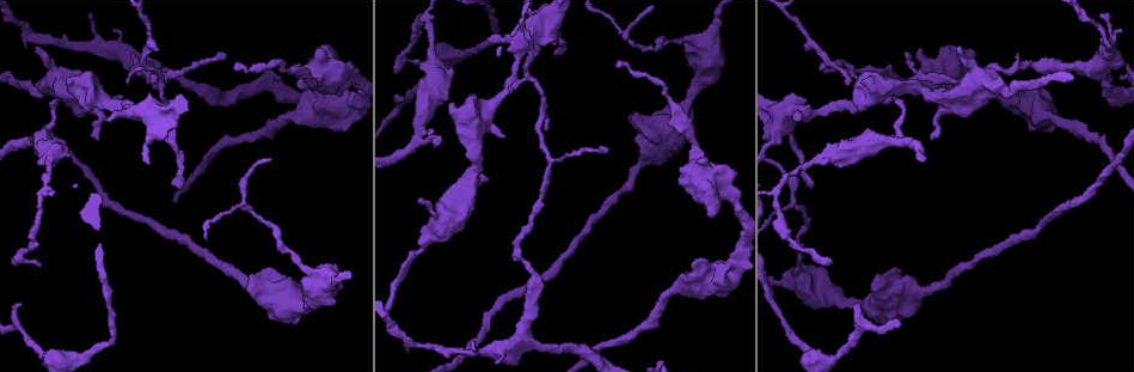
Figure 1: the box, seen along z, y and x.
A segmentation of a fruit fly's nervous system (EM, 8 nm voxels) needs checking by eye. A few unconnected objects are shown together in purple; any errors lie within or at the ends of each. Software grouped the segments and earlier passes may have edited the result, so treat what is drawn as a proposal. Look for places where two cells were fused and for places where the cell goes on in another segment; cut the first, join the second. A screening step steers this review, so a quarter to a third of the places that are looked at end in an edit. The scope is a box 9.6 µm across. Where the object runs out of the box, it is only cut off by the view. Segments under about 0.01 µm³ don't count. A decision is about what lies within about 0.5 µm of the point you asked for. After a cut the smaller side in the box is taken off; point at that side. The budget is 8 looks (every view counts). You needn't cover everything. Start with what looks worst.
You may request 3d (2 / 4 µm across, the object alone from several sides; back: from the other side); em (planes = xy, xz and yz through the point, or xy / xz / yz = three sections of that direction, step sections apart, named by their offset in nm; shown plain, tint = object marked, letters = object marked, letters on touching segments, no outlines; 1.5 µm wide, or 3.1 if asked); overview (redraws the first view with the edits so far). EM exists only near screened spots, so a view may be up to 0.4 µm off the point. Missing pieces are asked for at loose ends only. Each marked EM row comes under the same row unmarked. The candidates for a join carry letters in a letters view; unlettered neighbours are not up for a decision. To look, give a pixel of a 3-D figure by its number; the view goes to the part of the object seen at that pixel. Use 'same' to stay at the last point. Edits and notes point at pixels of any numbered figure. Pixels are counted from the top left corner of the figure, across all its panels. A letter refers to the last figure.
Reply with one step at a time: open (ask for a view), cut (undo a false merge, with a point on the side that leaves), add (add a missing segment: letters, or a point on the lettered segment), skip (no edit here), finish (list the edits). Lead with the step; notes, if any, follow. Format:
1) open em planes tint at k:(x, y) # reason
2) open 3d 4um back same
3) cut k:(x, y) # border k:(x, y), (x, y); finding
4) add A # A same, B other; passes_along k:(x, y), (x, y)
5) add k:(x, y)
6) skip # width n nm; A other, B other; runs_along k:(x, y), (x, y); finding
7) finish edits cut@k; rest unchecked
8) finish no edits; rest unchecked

open 3d 2um back at 1:(821, 64) # an open end

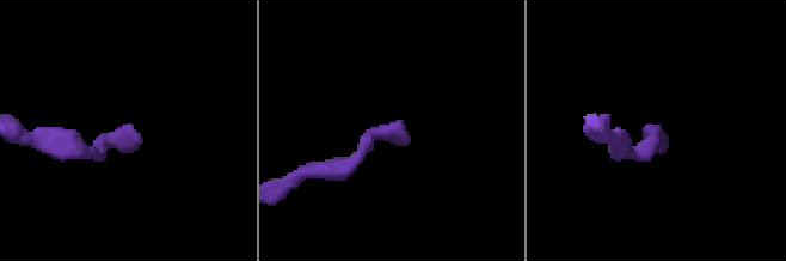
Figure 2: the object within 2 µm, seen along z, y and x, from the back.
open em planes tint at 2:(137, 135)

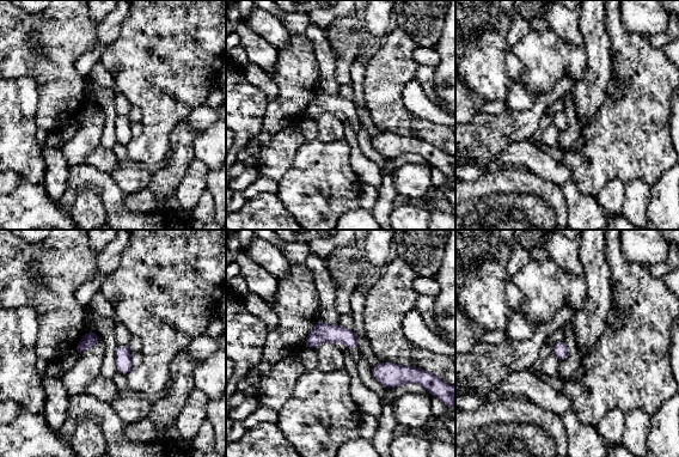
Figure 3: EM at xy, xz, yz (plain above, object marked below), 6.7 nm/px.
open em planes letters same # what lies round it

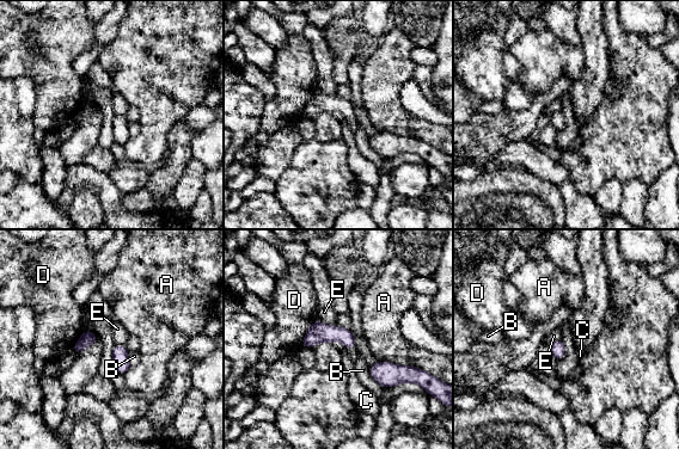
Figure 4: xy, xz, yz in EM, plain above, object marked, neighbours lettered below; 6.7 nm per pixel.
skip # A other, B other, C other, D other, E other; border 4:(316, 320), (306, 332), (301, 345); none of them fits

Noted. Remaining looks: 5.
open em yz step 8 tint at 1:(243, 205)

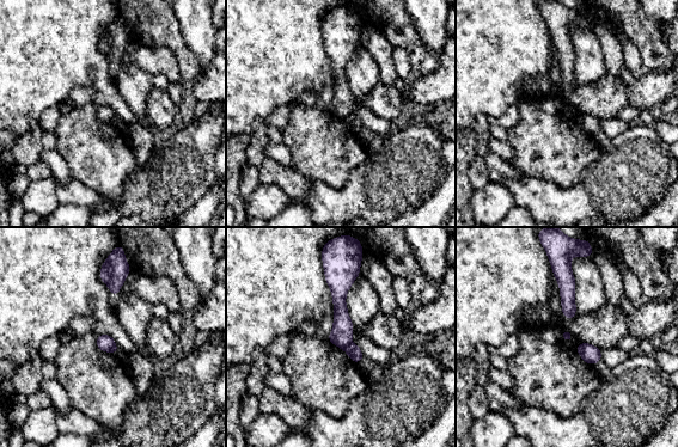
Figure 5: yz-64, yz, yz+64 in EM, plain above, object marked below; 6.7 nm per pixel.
open em planes letters same # cut it another way

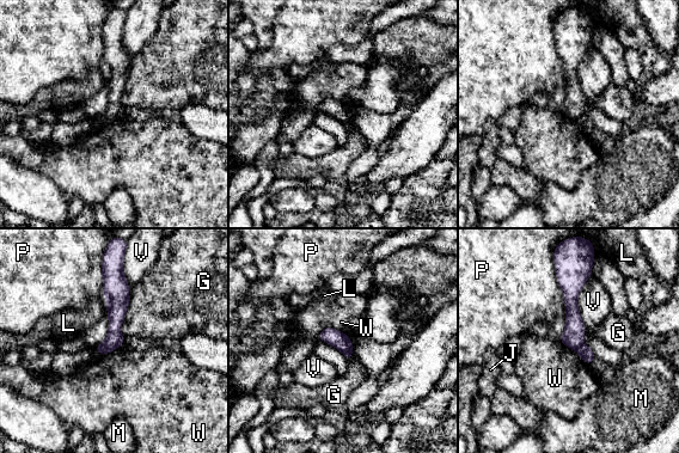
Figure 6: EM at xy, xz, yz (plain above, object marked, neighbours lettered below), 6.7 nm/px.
cut 6:(573, 335) # G other, J other, L other, M other, P other, V other, W other; part_leaving 6:(108, 271), (115, 336), (101, 350); a second cell is stuck on

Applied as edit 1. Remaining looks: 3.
open overview # redraw

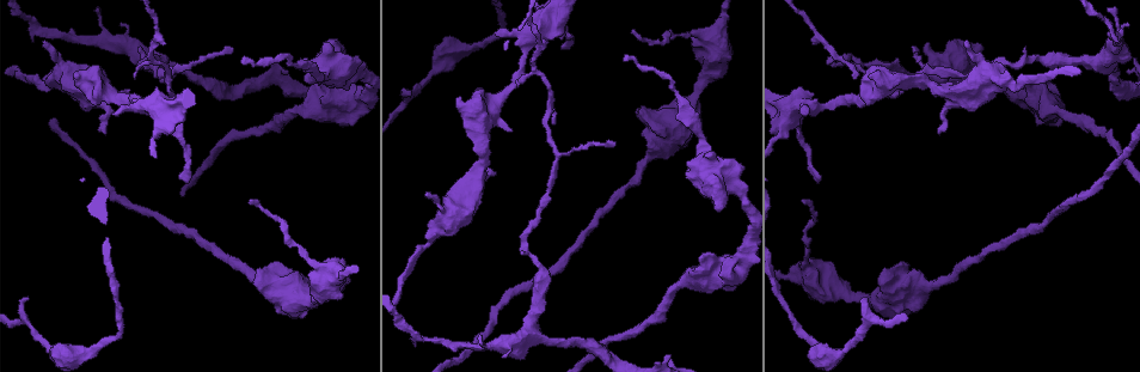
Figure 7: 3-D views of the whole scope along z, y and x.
open em xz step 4 tint at 7:(530, 331)

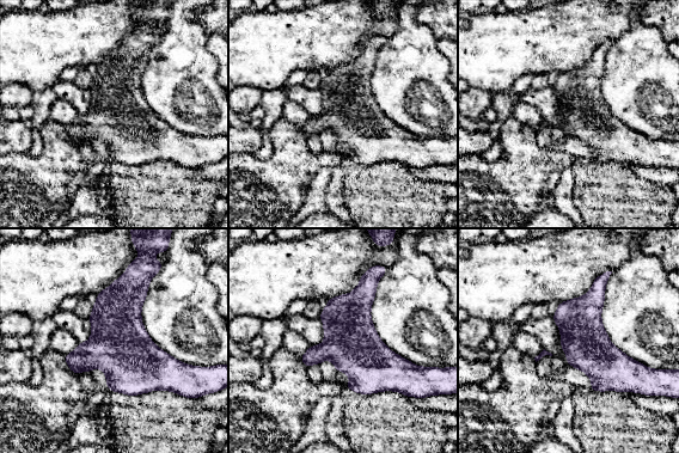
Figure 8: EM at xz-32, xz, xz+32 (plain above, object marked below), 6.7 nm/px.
open em planes letters same # cut it another way

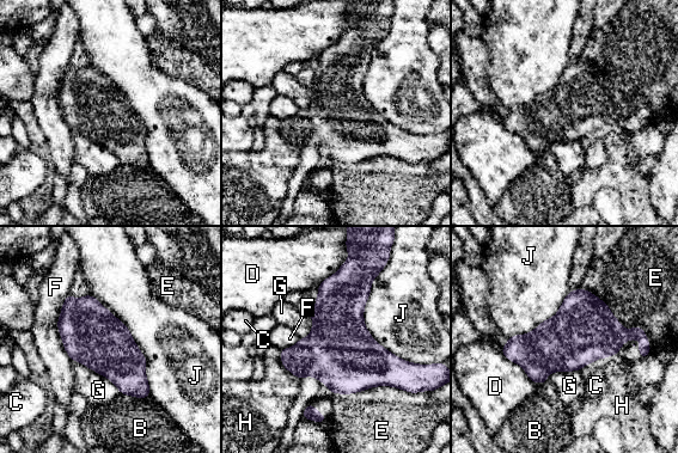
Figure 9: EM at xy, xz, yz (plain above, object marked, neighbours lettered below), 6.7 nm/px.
skip # width 400 nm; B other, C other, D other, E other, F other, G other, H other, J other; border 9:(379, 271), (364, 325), (415, 363); continuous, no second cell

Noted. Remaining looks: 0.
finish edits cut@6; rest unchecked

